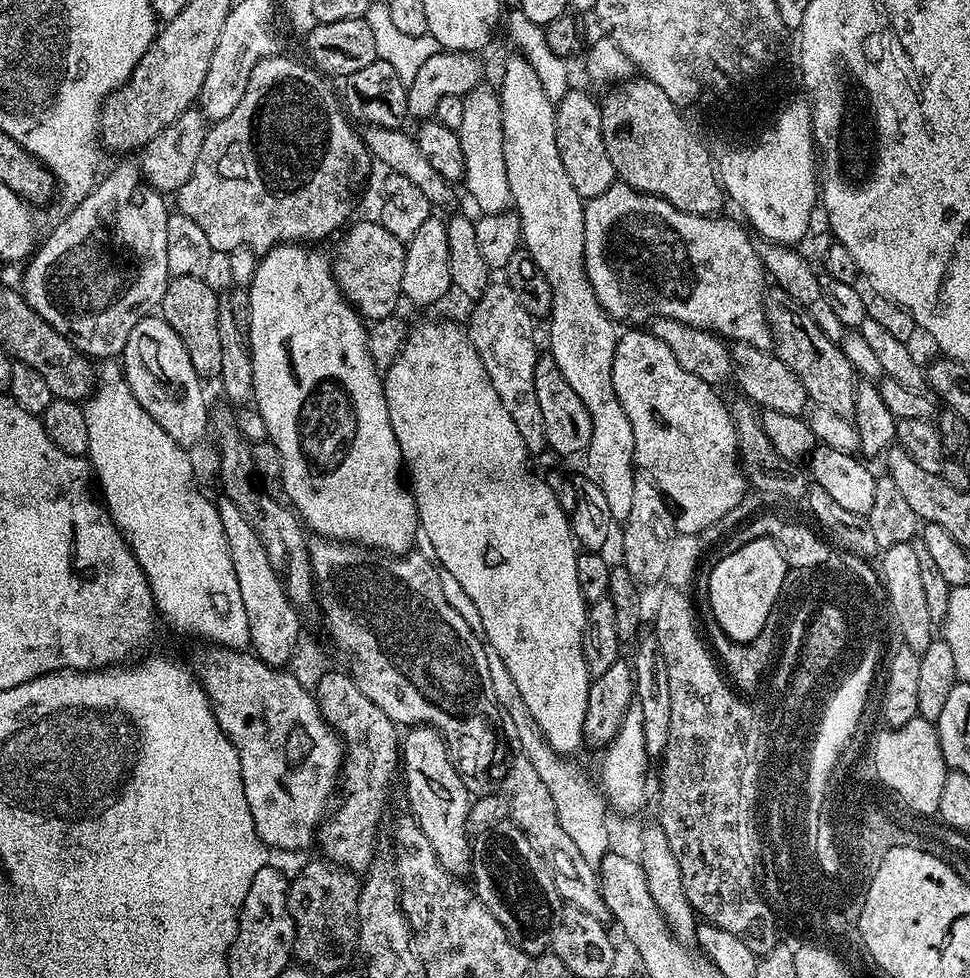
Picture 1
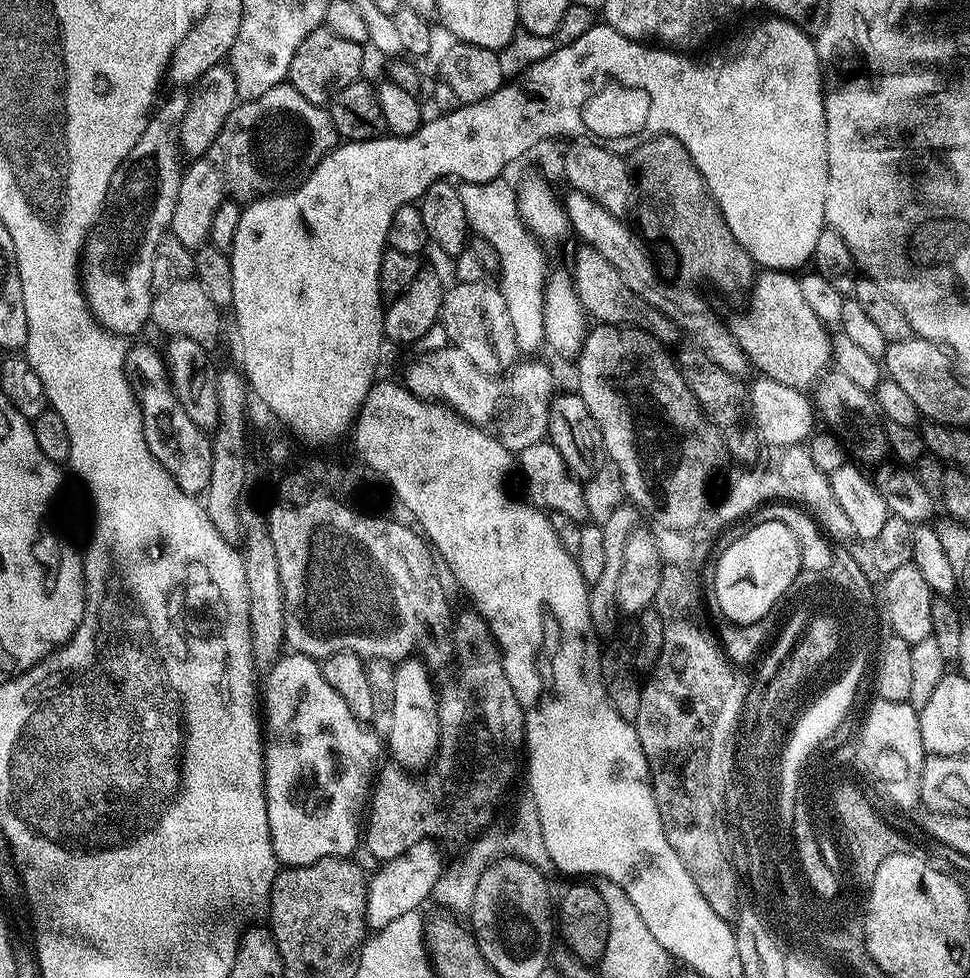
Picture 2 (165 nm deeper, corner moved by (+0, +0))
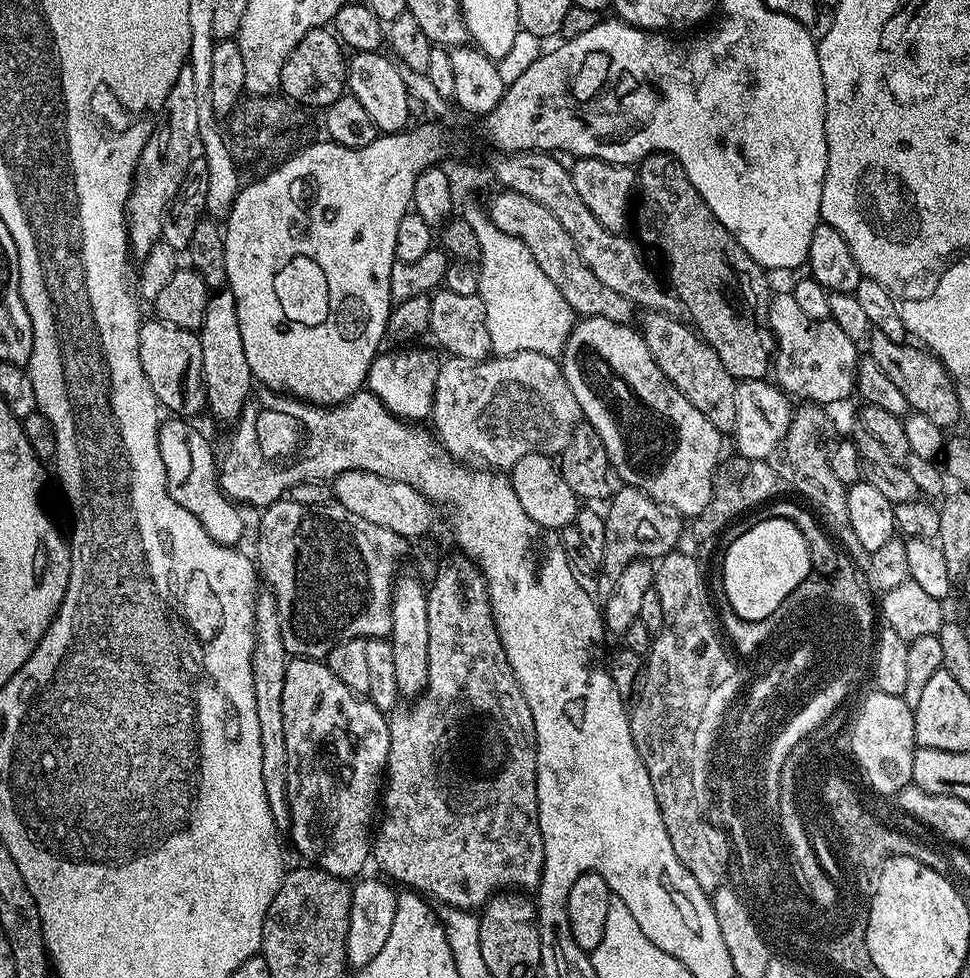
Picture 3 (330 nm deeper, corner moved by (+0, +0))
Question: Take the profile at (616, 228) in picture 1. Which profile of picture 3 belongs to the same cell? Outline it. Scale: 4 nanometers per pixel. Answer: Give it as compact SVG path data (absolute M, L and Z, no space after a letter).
M784 290L771 297L768 301L768 321L772 327L774 341L774 380L783 388L789 397L797 398L804 402L811 402L821 406L836 404L849 395L853 395L856 386L856 365L858 363L857 341L850 339L831 318L815 320L806 318L806 313L800 309L798 302L794 302L791 291Z

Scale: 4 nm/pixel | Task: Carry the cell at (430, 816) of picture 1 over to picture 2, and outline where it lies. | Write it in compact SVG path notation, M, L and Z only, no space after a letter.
M420 658L401 660L395 665L394 674L394 719L390 734L386 738L386 748L392 751L391 758L405 770L427 769L436 758L440 746L440 700L438 692L432 689L429 665Z

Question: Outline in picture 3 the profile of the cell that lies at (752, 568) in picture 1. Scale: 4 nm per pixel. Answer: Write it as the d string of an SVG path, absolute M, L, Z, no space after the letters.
M770 518L769 521L759 522L758 526L752 526L743 536L730 542L730 546L723 549L722 555L725 592L730 606L742 619L760 620L773 614L783 600L813 571L806 538L799 533L794 522L782 518Z

